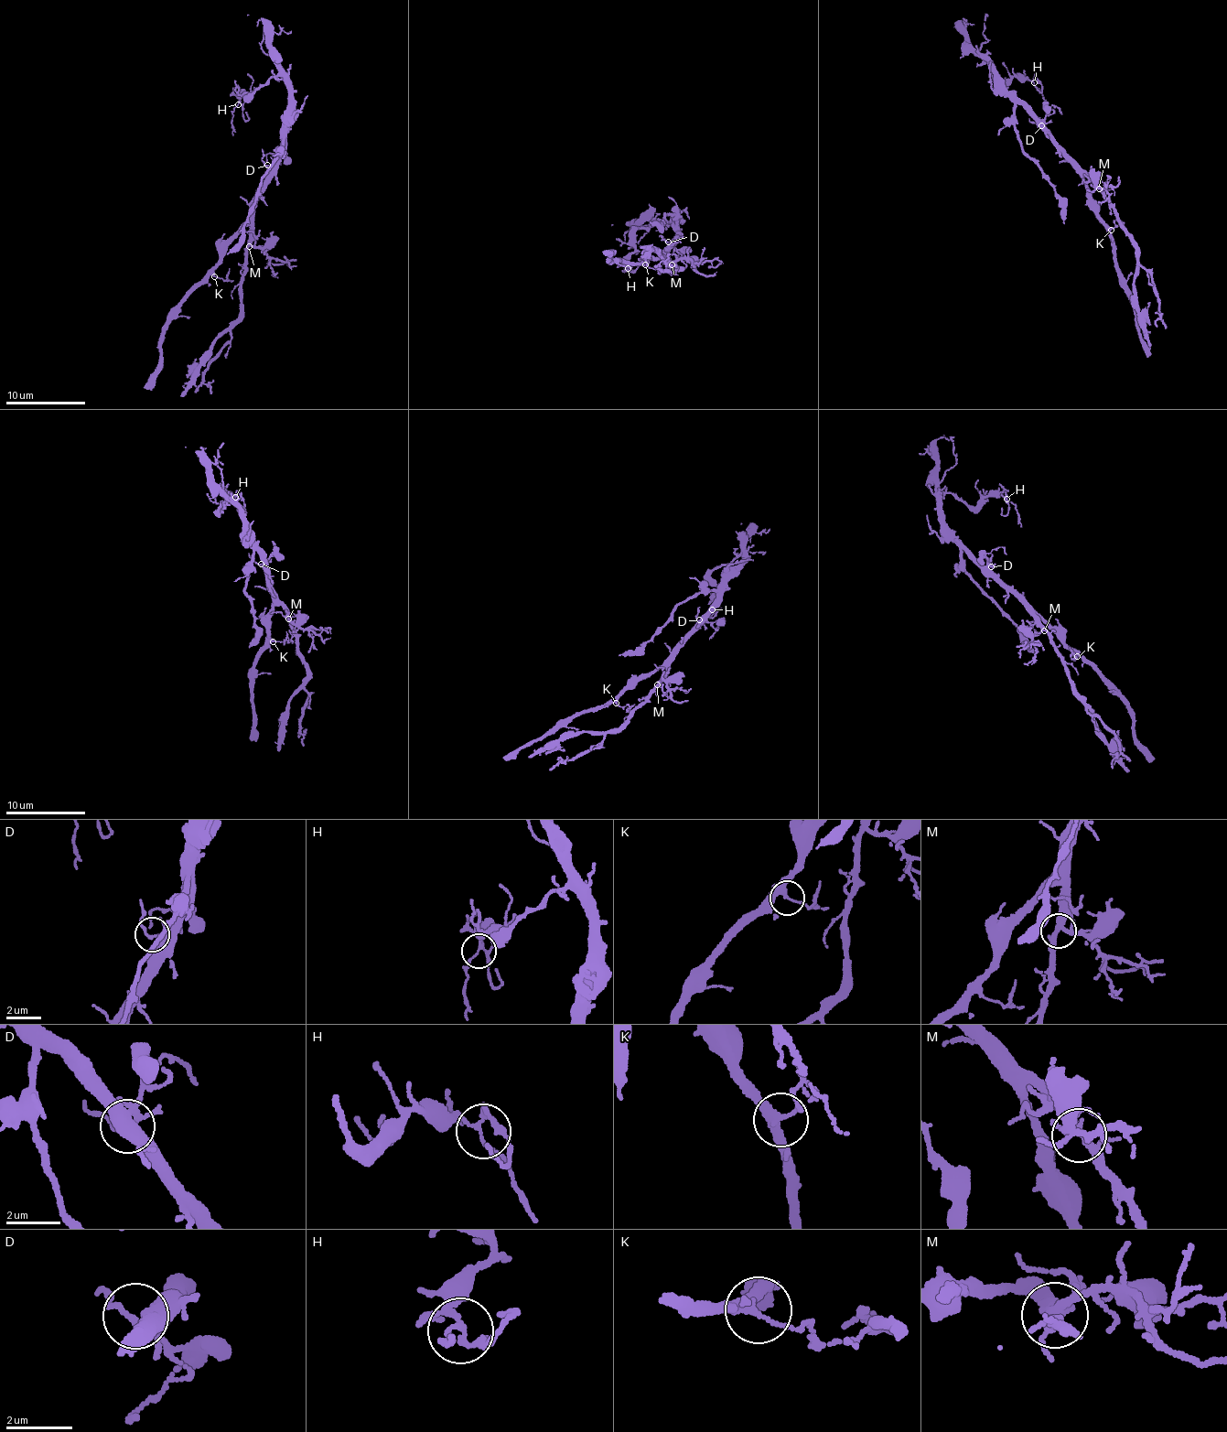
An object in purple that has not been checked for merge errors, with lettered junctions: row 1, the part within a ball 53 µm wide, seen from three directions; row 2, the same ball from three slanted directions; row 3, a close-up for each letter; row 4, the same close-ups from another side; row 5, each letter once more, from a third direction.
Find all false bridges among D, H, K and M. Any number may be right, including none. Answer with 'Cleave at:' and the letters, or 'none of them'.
Cleave at: none of them

